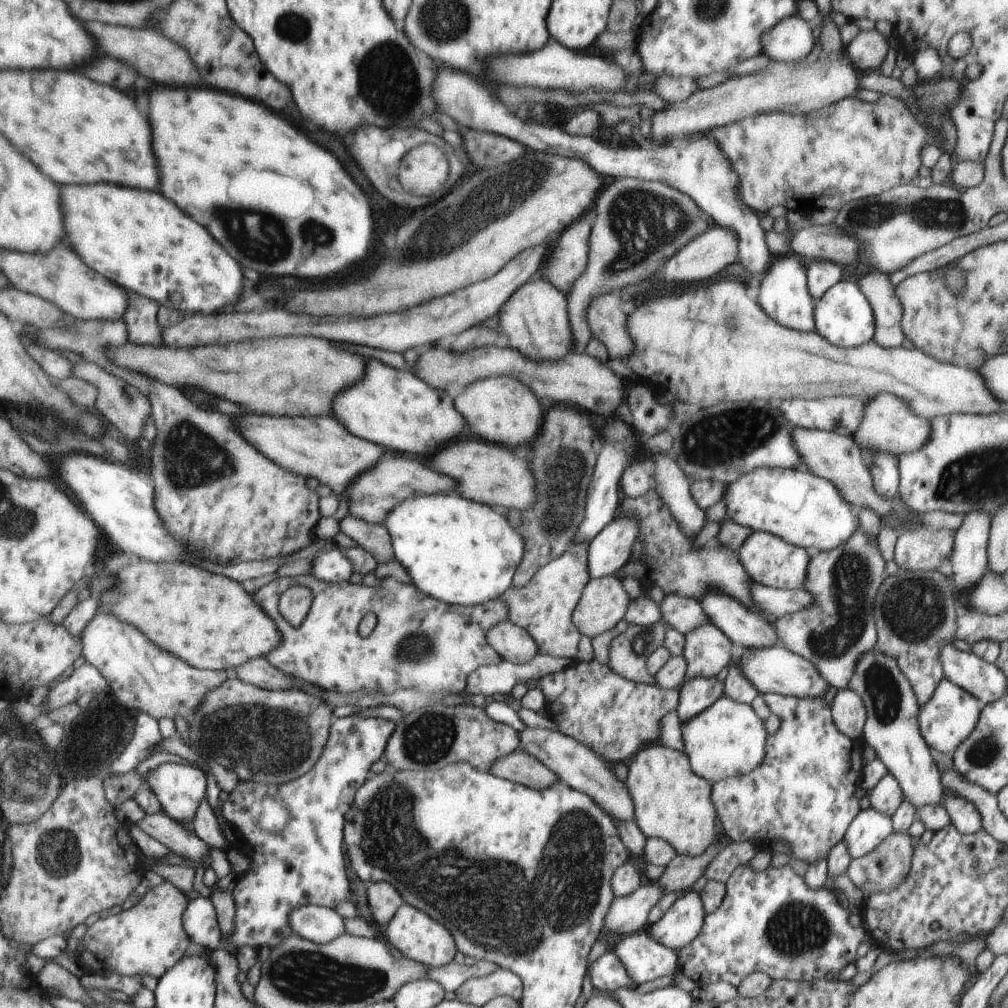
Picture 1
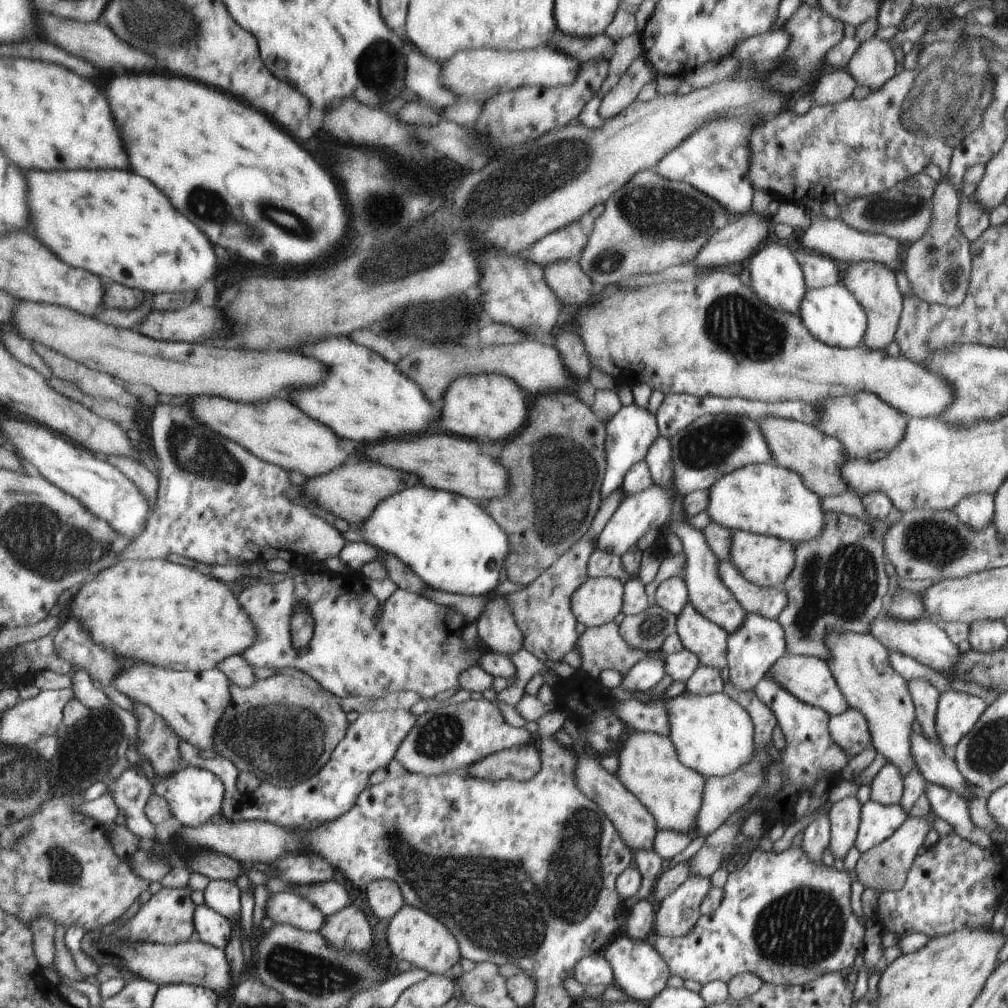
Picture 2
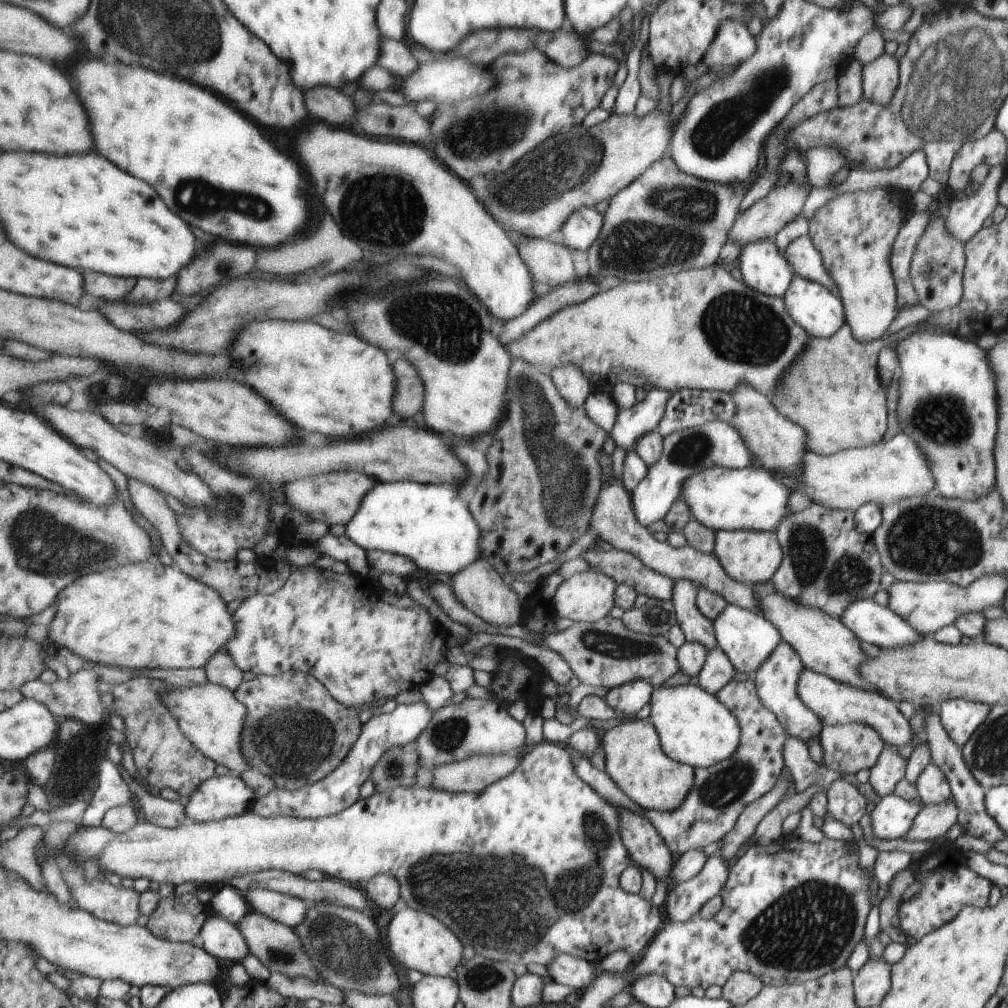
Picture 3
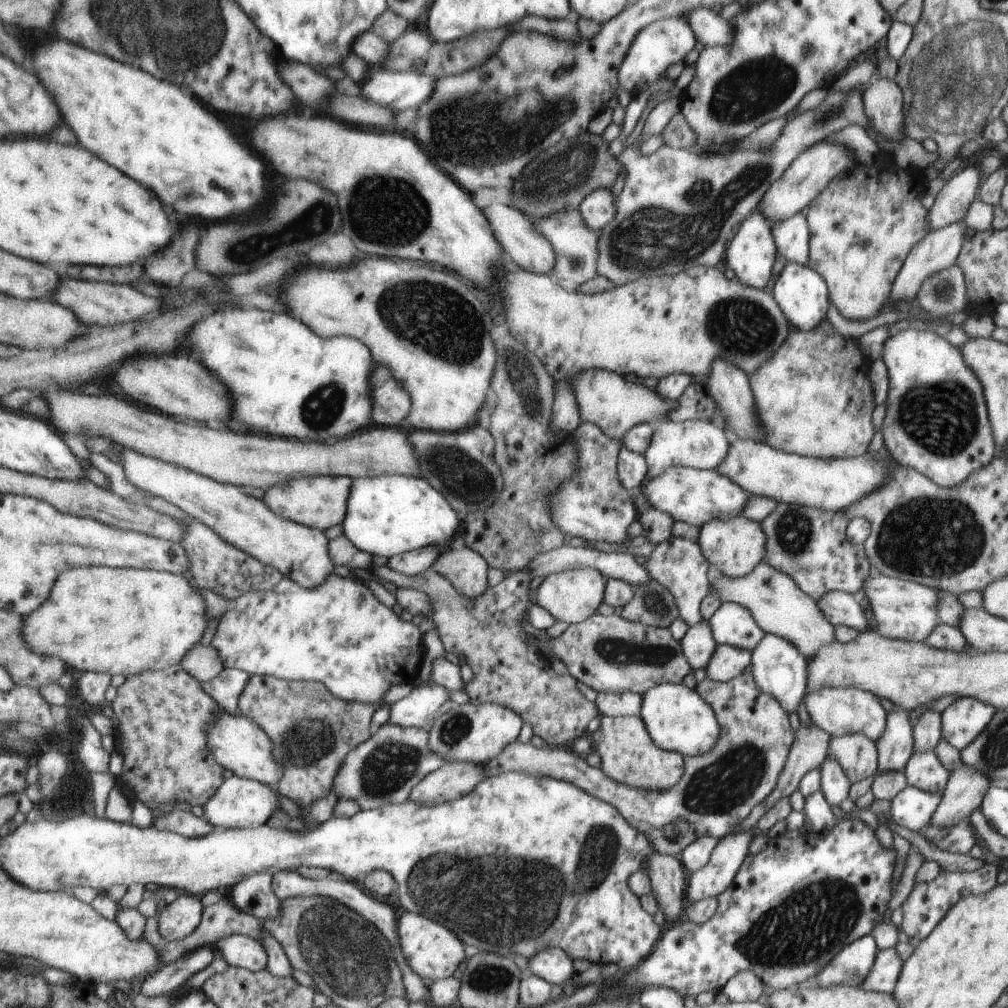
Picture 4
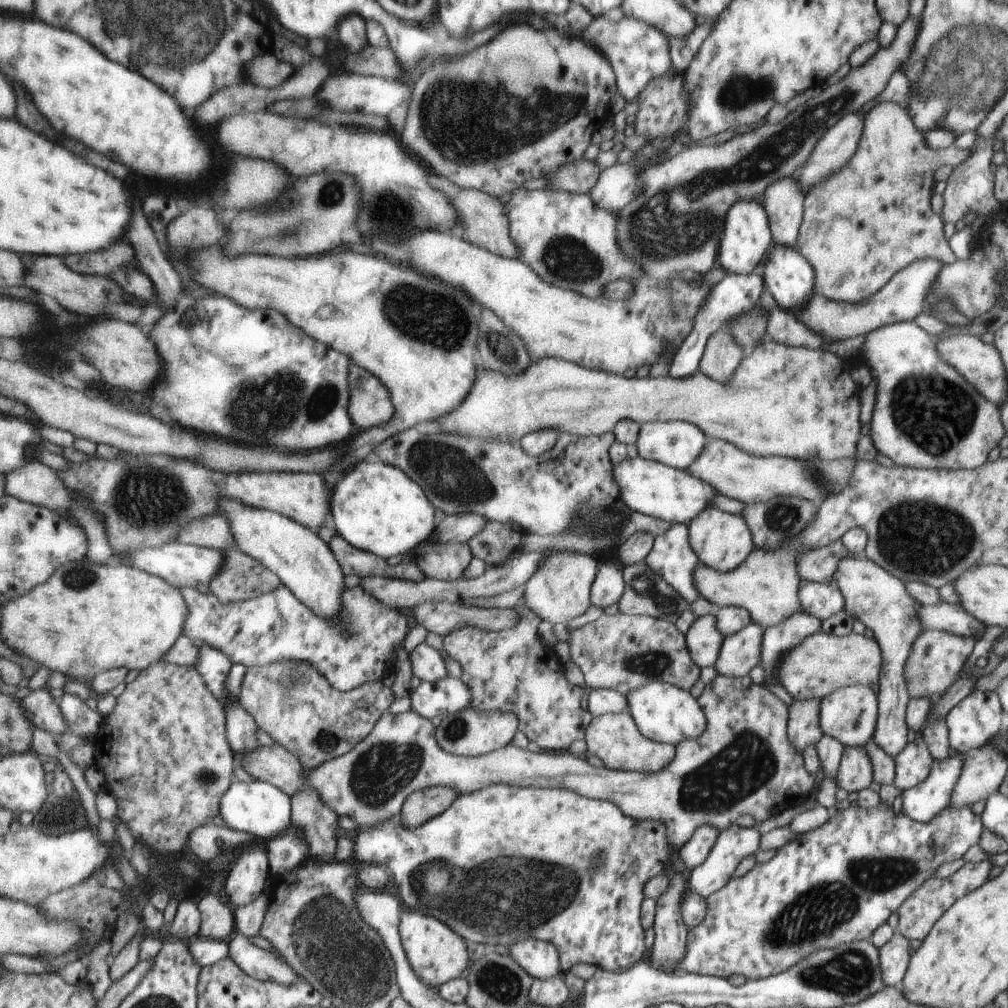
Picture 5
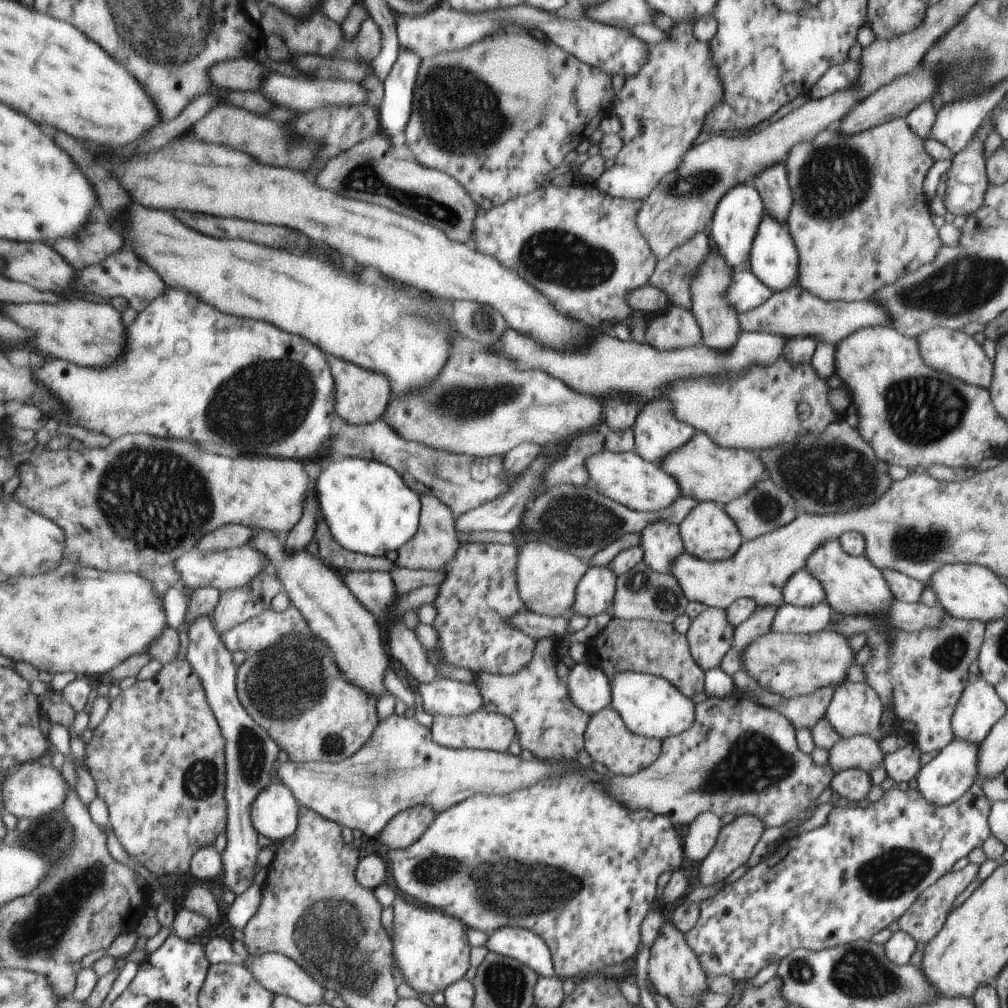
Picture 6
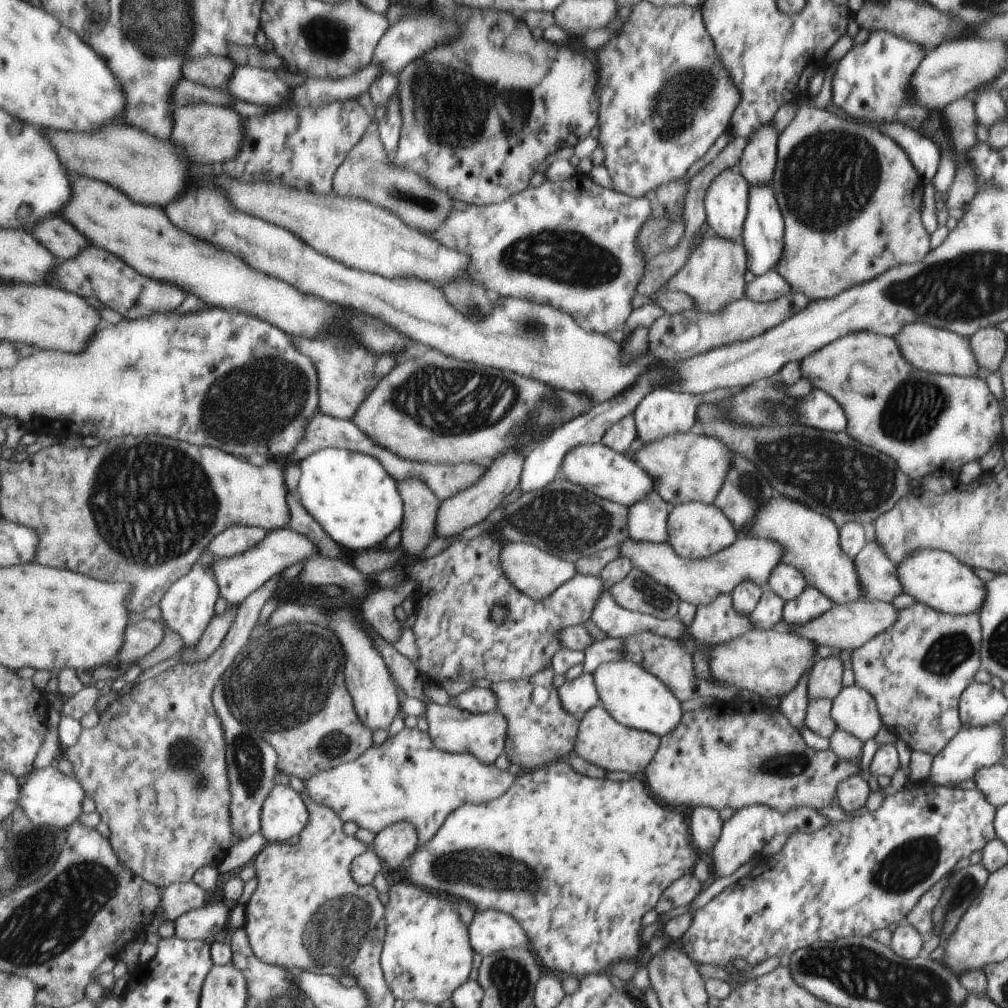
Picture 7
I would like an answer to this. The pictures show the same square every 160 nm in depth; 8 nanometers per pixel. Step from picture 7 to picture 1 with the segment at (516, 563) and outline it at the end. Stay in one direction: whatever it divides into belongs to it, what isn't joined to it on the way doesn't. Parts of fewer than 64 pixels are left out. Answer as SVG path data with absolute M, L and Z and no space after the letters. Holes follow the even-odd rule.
M616 574L590 579L572 613L572 622L591 639L614 628L626 614L628 592Z

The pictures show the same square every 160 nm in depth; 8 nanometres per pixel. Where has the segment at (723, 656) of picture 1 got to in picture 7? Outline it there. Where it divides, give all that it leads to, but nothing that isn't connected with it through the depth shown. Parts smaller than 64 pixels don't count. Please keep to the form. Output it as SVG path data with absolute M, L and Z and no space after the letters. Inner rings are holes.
M656 491L627 508L627 531L630 539L666 543L669 540L668 514L672 506Z

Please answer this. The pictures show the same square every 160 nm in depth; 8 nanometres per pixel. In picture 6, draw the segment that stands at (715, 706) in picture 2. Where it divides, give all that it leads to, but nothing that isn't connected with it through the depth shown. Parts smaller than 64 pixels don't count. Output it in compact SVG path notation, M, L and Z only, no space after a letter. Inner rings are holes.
M616 671L609 678L611 704L634 734L646 738L665 738L688 730L696 720L696 705L671 682L650 673Z

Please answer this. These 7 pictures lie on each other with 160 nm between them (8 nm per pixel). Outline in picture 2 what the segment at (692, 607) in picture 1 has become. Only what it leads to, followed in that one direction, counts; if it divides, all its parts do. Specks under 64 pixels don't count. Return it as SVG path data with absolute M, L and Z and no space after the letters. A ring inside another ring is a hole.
M683 574L675 575L664 580L655 593L656 605L664 610L680 615L682 609L690 603L688 584Z

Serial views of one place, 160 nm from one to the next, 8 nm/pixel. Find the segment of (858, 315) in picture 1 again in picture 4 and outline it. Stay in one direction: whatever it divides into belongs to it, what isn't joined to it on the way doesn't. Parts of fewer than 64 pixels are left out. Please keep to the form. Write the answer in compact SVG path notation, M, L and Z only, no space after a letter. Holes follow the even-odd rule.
M781 261L777 272L779 275L771 293L790 326L804 332L820 328L821 322L826 320L826 311L830 304L829 292L822 276L810 266L792 261Z

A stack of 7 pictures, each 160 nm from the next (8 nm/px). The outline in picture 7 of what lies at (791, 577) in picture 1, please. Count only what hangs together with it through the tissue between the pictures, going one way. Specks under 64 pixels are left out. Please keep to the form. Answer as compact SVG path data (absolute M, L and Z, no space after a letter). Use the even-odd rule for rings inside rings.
M690 501L673 505L668 514L669 540L673 549L682 558L703 559L728 549L737 540L733 521L716 505Z

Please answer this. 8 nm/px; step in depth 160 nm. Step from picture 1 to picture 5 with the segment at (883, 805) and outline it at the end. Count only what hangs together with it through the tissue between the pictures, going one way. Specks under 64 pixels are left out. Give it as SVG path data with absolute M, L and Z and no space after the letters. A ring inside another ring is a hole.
M864 555L843 558L833 574L833 580L844 597L844 610L874 632L874 639L884 655L878 682L880 715L877 718L873 741L895 760L895 756L908 744L909 730L905 716L910 698L904 668L913 642L924 631L917 619L920 604L906 592L905 584L898 576L888 573Z

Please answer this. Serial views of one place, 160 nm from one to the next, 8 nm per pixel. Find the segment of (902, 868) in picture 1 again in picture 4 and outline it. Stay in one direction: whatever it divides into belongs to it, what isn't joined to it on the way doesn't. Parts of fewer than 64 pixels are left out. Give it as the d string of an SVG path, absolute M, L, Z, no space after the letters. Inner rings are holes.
M963 764L953 770L949 773L948 782L942 792L943 797L938 808L933 812L930 823L939 827L949 827L957 825L962 819L970 817L976 808L981 808L981 802L985 798L985 794L992 788L990 782L991 778L988 775L973 766Z

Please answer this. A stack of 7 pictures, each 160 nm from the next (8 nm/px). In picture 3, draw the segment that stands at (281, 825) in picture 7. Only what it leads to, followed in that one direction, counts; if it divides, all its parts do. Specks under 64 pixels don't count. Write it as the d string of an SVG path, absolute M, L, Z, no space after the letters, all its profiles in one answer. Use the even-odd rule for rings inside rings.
M241 774L216 775L190 798L187 813L194 822L221 821L254 812L257 798L260 796L246 784Z

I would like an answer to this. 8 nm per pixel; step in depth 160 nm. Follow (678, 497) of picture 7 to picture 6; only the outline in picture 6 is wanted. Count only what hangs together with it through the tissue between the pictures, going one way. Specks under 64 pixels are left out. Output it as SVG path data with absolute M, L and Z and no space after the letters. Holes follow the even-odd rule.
M697 431L692 440L682 448L661 458L658 465L677 479L682 496L698 502L712 501L720 506L741 497L757 480L764 479L767 474L758 452L723 447L702 431Z

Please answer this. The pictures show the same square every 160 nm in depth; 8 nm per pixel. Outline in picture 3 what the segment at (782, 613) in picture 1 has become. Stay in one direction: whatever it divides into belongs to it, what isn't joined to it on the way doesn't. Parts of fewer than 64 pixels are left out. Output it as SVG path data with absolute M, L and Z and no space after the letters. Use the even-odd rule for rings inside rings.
M600 451L597 458L601 459L601 493L597 494L597 501L593 506L592 521L589 522L590 534L606 541L612 549L628 551L637 555L647 567L675 580L690 579L692 582L704 587L710 592L719 594L727 603L741 606L742 608L761 614L761 605L757 602L757 595L753 592L752 585L735 580L721 565L720 559L714 554L704 554L697 551L689 544L675 549L667 542L659 542L652 537L652 533L636 518L631 505L631 493L613 474L613 459L605 451Z

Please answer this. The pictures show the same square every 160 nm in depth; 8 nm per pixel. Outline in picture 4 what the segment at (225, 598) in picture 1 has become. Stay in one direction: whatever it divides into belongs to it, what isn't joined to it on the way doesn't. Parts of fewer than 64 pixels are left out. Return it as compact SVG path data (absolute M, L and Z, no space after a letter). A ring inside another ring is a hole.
M83 566L74 567L62 574L58 584L52 589L50 600L45 602L37 611L29 614L25 620L24 636L29 647L38 654L61 658L68 668L82 670L82 672L96 671L99 673L123 674L126 677L148 673L149 671L161 671L171 666L182 664L184 657L202 640L202 636L208 630L210 624L208 605L201 590L194 590L194 586L188 582L188 578L170 571L152 569L123 569L114 567Z

